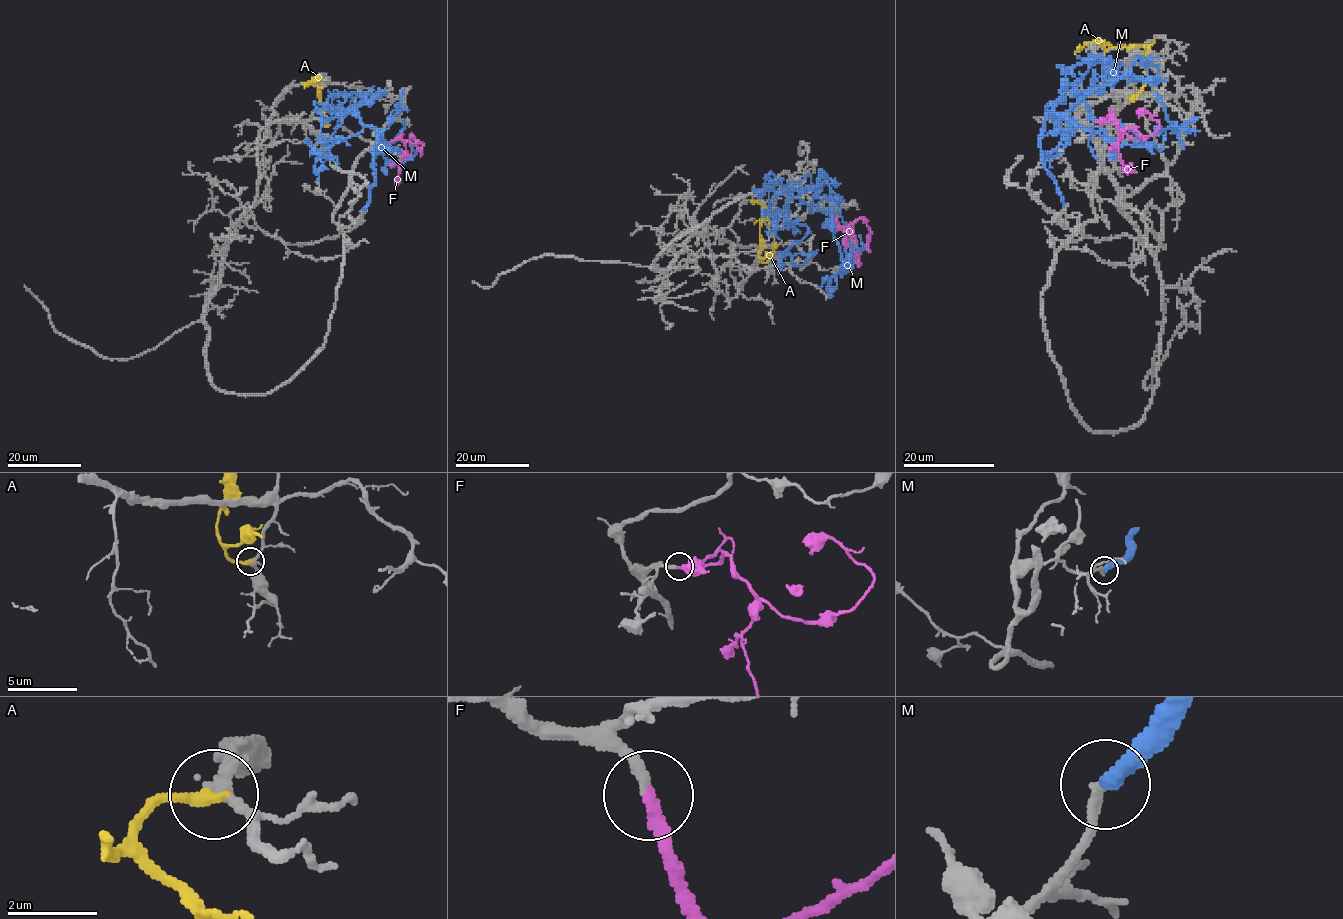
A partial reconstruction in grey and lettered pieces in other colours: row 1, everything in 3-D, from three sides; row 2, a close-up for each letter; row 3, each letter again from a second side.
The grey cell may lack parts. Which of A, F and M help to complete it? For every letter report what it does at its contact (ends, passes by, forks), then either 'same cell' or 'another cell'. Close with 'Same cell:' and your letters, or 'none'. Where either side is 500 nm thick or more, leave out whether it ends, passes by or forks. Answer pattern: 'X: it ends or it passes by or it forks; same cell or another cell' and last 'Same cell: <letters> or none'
A: it ends; another cell
F: it ends; same cell
M: it ends; another cell
Same cell: F

